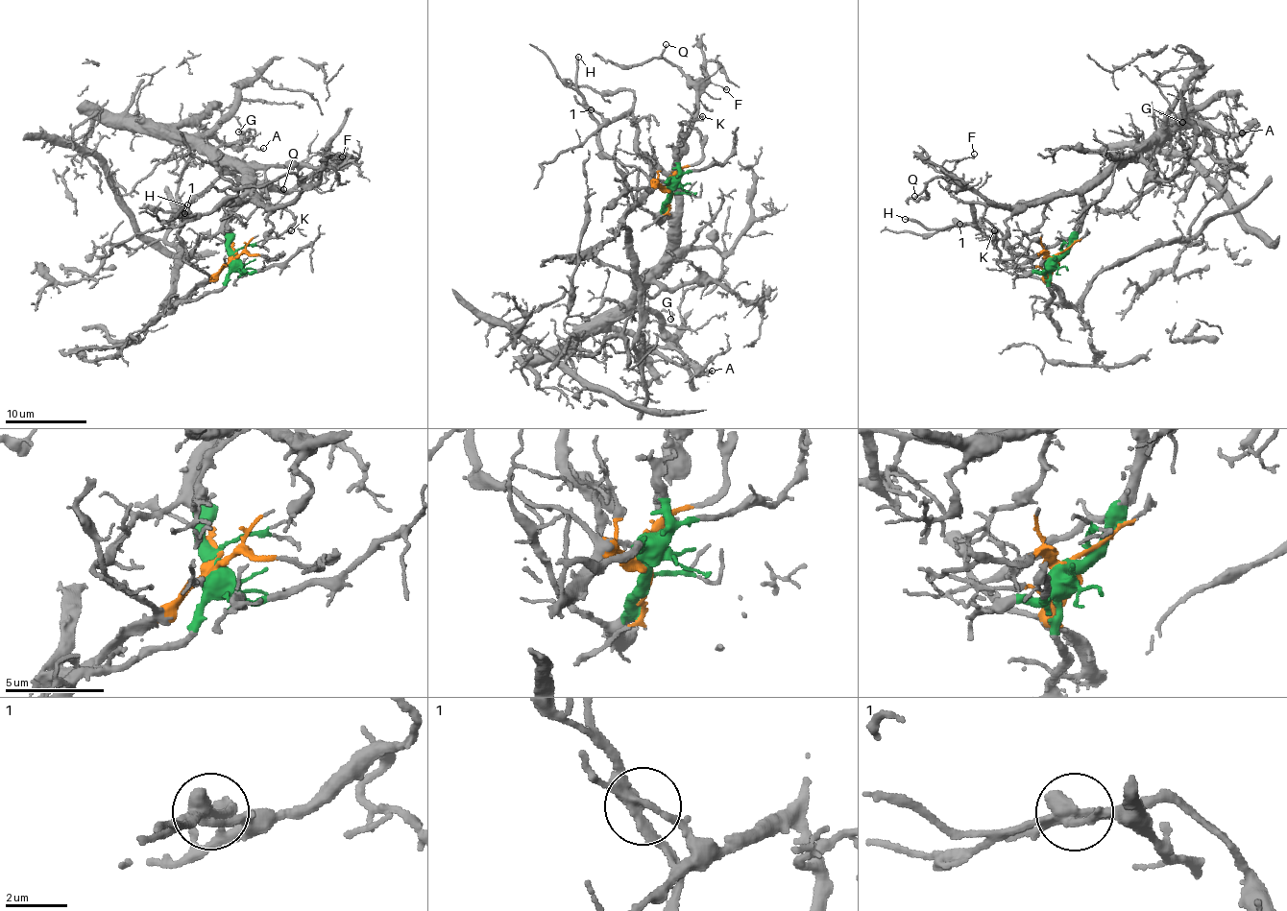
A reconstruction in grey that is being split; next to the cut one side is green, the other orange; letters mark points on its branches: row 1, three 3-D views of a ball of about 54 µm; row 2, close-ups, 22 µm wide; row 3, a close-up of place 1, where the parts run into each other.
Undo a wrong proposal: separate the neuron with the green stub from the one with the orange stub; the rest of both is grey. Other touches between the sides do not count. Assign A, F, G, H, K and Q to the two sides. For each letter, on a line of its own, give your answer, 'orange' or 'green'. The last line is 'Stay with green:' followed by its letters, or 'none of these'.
A: green
F: green
G: green
H: orange
K: green
Q: green
Stay with green: A, F, G, K, Q

